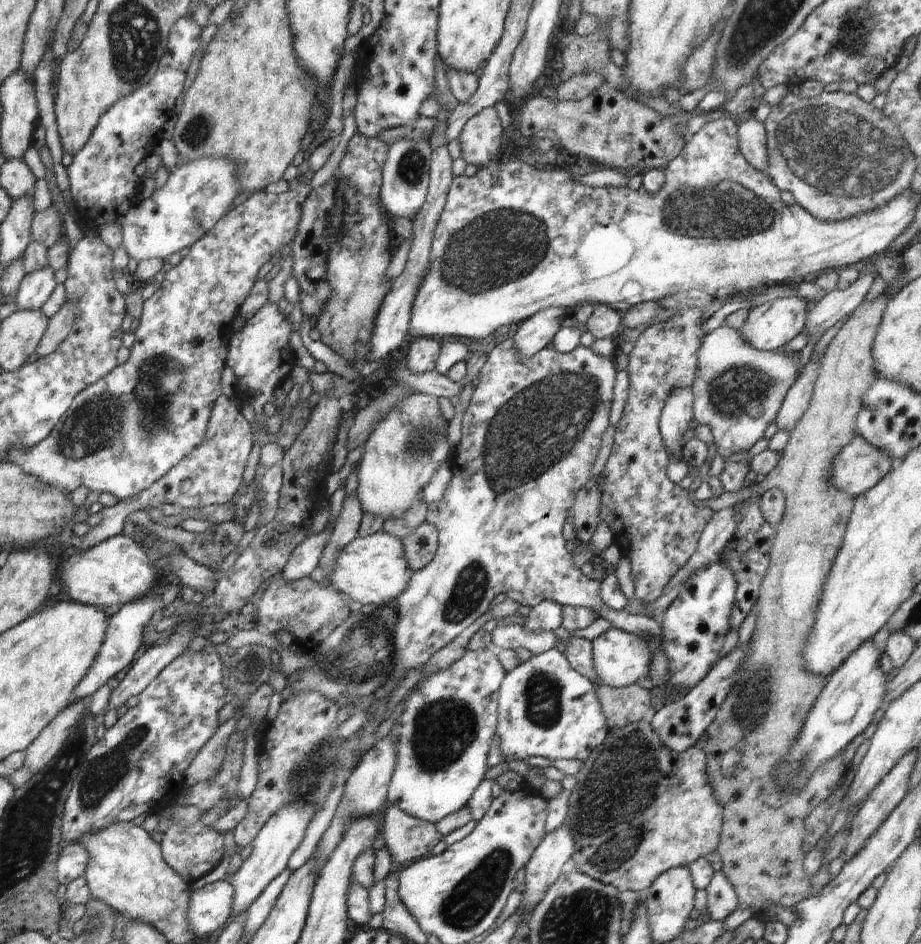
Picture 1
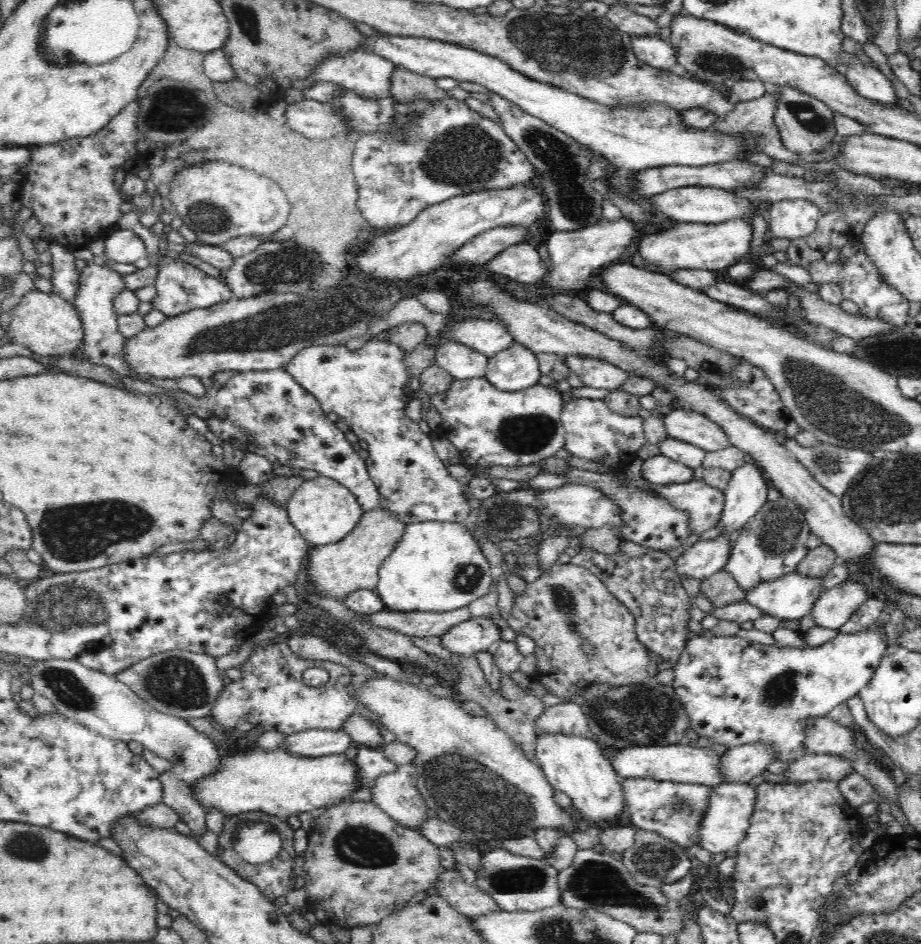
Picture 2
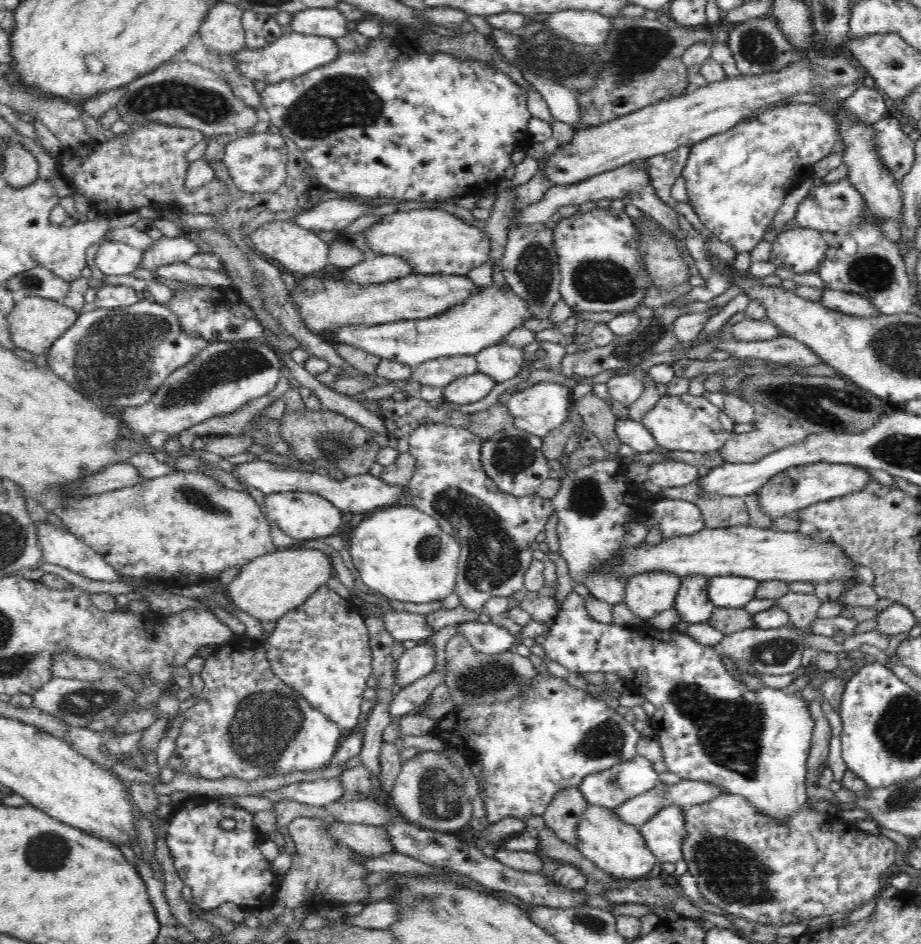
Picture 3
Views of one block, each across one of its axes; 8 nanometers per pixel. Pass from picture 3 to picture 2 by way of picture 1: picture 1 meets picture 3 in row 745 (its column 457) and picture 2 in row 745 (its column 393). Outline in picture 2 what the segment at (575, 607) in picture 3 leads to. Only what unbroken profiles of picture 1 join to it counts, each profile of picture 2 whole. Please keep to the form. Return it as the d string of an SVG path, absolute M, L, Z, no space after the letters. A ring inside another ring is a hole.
M877 626L862 632L838 633L836 638L817 647L790 648L766 645L742 637L696 635L687 640L673 670L674 696L686 708L691 729L698 736L706 736L716 743L734 748L746 744L770 744L777 752L777 760L798 760L807 753L806 724L810 718L822 718L859 695L868 686L880 660L888 648L884 627Z

